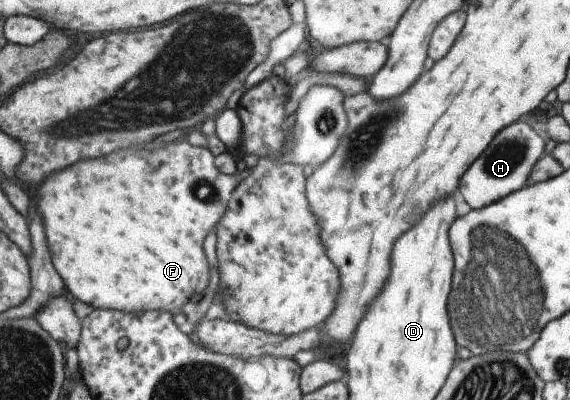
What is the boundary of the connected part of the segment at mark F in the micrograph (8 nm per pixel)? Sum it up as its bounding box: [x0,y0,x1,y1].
[35,140,247,314]

